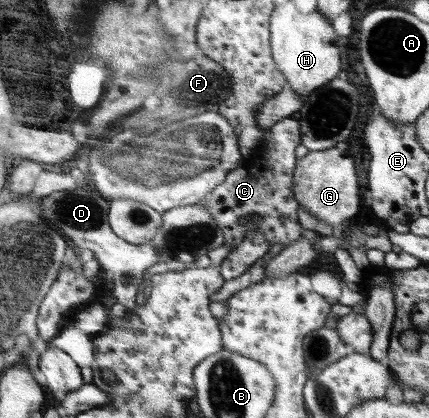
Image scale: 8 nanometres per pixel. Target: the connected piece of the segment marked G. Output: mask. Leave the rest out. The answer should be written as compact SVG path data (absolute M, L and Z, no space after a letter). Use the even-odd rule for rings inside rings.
M337 147L309 151L294 170L294 197L312 216L330 226L352 218L360 210L360 184L353 154Z

